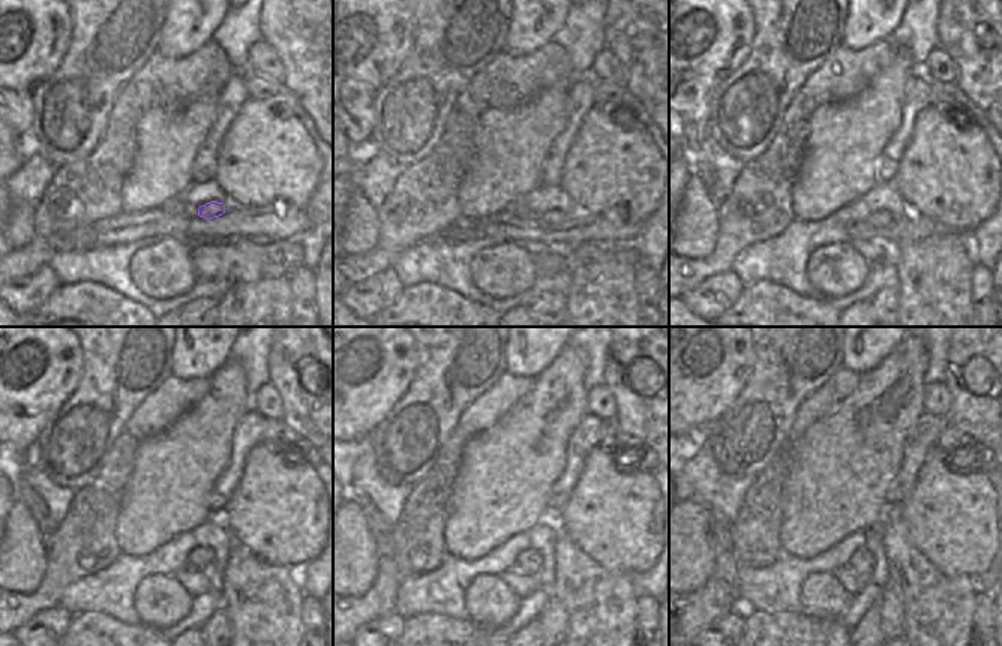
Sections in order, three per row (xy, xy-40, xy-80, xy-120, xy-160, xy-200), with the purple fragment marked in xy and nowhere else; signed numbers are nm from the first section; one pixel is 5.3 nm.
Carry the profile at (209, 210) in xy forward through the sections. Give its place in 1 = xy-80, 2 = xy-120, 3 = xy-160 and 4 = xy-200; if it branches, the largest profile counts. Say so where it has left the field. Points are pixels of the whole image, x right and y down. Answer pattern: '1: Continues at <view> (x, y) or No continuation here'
1: Continues at xy-80 (875, 218)
2: Continues at xy-120 (198, 558)
3: Continues at xy-160 (528, 562)
4: Continues at xy-200 (861, 562).

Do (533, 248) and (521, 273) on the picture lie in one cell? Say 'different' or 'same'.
different

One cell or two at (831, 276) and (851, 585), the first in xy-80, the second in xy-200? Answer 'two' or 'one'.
two

